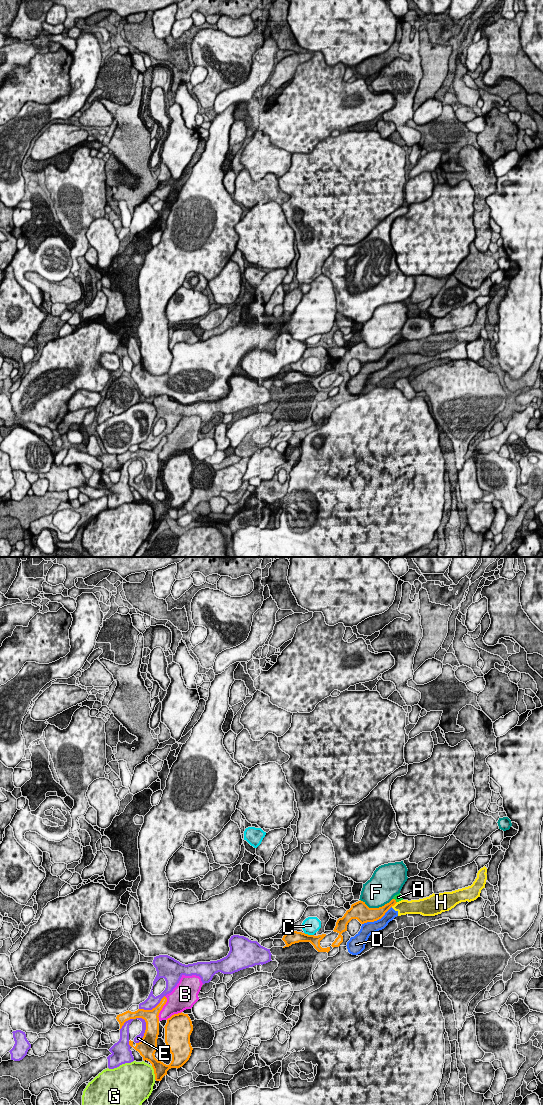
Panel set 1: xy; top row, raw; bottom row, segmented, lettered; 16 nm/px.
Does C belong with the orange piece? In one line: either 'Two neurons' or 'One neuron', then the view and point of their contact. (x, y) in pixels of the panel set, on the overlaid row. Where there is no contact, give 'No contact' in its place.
Two neurons. Touches orange at xy (309, 935)

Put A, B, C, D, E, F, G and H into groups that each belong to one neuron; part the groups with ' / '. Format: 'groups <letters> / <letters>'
groups A / B / C / D H / E / F / G

